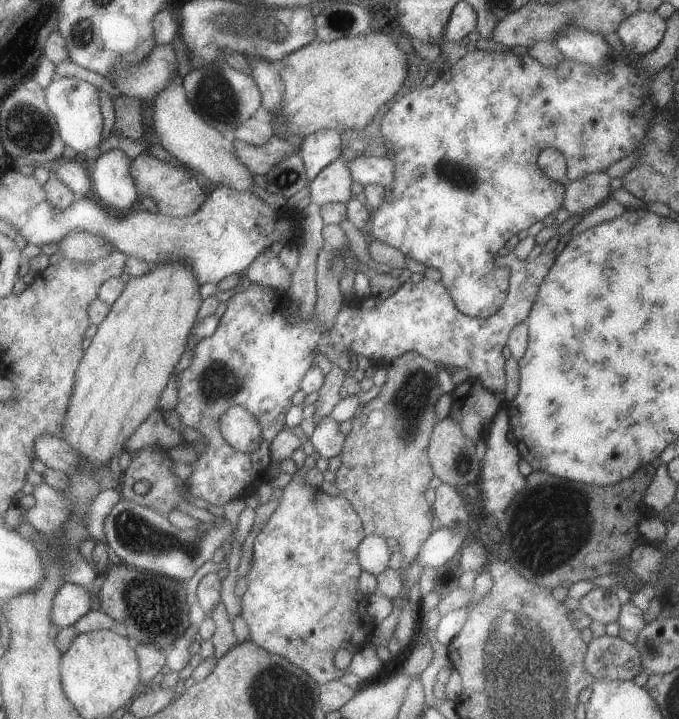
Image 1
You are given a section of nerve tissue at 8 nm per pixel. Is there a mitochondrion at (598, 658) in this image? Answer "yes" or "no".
no

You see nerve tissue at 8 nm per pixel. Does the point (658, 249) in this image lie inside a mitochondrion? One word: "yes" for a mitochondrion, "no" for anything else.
no

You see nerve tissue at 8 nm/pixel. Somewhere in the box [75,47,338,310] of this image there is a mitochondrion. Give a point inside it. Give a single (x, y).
(214, 96)

